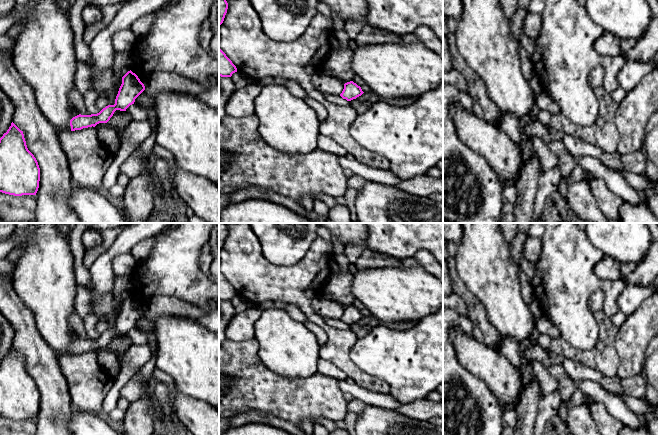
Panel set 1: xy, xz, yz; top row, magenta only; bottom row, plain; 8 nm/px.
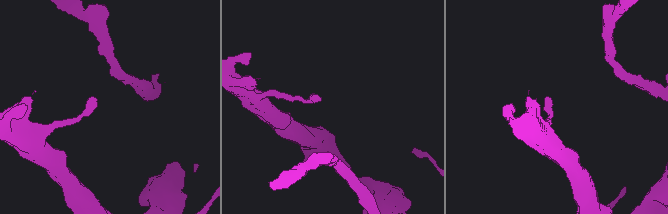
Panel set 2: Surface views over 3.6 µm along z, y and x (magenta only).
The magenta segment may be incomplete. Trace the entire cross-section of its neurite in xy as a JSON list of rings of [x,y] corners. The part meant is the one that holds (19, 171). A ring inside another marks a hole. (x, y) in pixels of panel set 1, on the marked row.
[[[13,122],[0,138],[0,192],[14,195],[36,195],[40,168],[28,150],[23,131]]]

